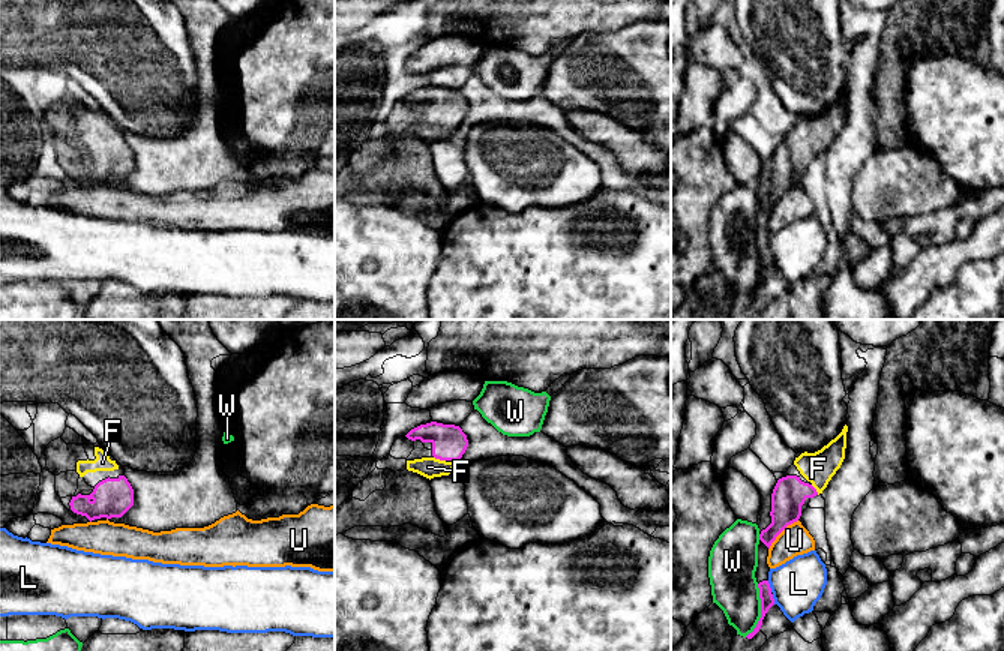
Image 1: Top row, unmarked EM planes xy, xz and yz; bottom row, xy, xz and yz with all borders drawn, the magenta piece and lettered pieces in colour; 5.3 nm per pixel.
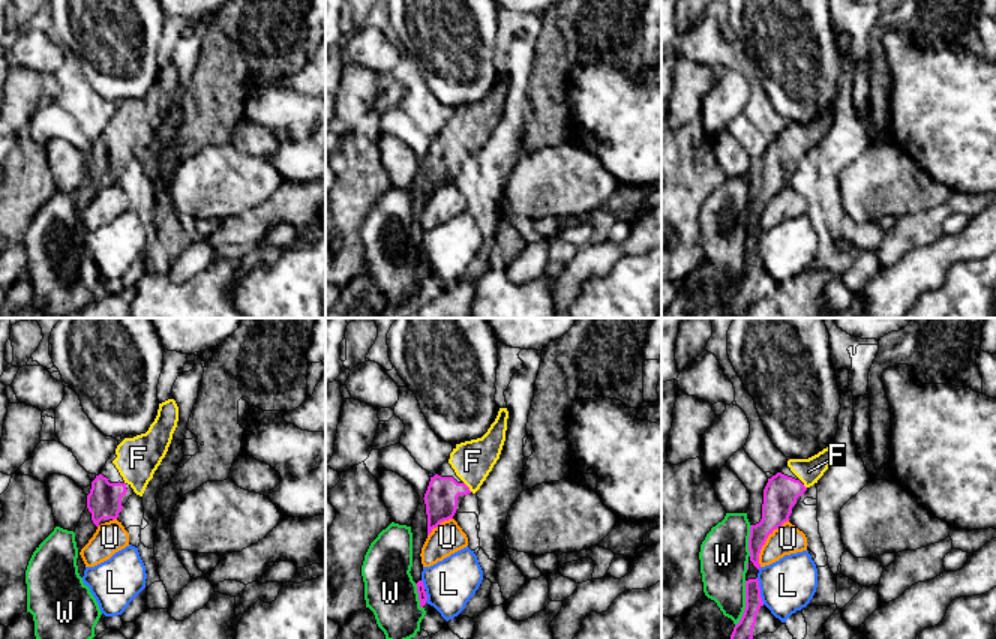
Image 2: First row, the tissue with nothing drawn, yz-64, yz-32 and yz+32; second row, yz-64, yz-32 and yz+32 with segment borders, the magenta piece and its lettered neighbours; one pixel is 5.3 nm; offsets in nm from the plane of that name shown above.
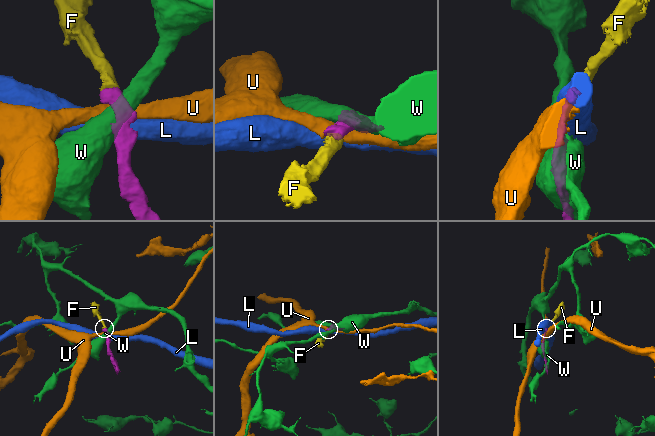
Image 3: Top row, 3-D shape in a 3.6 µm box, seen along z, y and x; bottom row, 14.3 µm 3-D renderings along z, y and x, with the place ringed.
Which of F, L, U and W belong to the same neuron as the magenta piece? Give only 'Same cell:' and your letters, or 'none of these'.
Same cell: F

